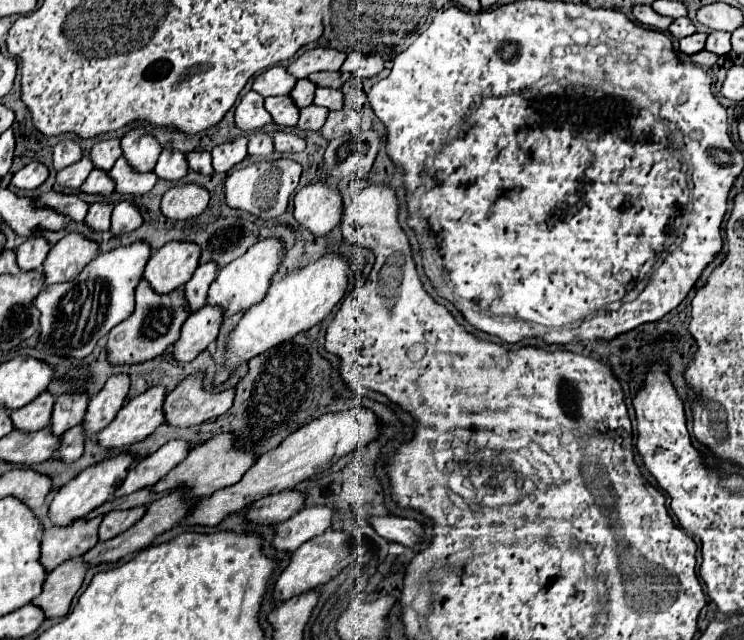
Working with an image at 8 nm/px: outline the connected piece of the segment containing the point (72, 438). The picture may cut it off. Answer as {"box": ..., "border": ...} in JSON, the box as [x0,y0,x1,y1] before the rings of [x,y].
{"box":[54,423,84,463],"border":[[[84,423],[68,429],[62,435],[62,445],[60,449],[54,453],[54,457],[60,457],[66,463],[72,463],[76,459],[80,459],[80,455],[84,453]]]}

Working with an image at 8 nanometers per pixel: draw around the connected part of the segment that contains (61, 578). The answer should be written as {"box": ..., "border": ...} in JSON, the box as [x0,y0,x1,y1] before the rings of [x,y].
{"box":[34,557,88,617],"border":[[[74,557],[58,565],[54,571],[48,573],[42,595],[34,599],[36,605],[40,605],[48,617],[66,615],[74,595],[82,587],[86,571],[88,563],[82,557]]]}

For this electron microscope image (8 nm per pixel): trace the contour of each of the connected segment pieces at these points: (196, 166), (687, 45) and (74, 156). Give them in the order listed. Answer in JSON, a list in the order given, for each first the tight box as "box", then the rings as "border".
[{"box":[186,151,212,173],"border":[[[192,151],[192,153],[186,153],[186,159],[188,159],[188,165],[190,169],[194,171],[200,171],[200,173],[212,173],[212,157],[208,151]]]},{"box":[680,33,708,55],"border":[[[694,33],[694,35],[688,35],[688,37],[680,39],[680,51],[686,53],[686,55],[702,51],[704,43],[706,43],[706,37],[708,37],[706,33]]]},{"box":[54,139,82,171],"border":[[[64,139],[54,147],[54,169],[56,171],[60,171],[60,169],[64,169],[80,159],[82,159],[82,149],[72,139]]]}]

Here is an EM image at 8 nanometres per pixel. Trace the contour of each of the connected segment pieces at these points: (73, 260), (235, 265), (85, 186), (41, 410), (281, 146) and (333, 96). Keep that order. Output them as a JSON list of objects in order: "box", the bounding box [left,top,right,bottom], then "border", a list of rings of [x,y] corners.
[{"box":[44,231,100,283],"border":[[[78,231],[64,235],[44,261],[46,283],[62,283],[72,281],[80,275],[80,271],[100,253],[100,243],[84,237]]]},{"box":[206,237,286,317],"border":[[[258,237],[254,245],[248,247],[248,251],[234,259],[230,265],[218,271],[218,277],[214,279],[206,303],[210,305],[220,305],[226,311],[226,317],[238,313],[240,309],[250,309],[252,305],[260,303],[270,287],[272,275],[278,271],[286,257],[286,247],[280,237]]]},{"box":[80,169,116,195],"border":[[[94,169],[88,179],[82,183],[80,191],[84,193],[102,193],[102,195],[110,195],[114,191],[116,183],[112,183],[112,177],[108,171],[100,171],[100,169]]]},{"box":[12,391,56,431],"border":[[[44,391],[38,395],[32,403],[12,411],[12,423],[20,431],[38,431],[42,427],[48,427],[52,421],[52,407],[56,397],[50,391]]]},{"box":[274,131,306,153],"border":[[[276,131],[274,133],[274,149],[280,153],[288,153],[288,151],[304,151],[306,149],[306,141],[294,133],[294,131]]]},{"box":[316,87,344,109],"border":[[[318,87],[316,89],[316,105],[322,105],[326,109],[342,109],[344,107],[344,93],[340,89],[330,89],[330,87]]]}]

